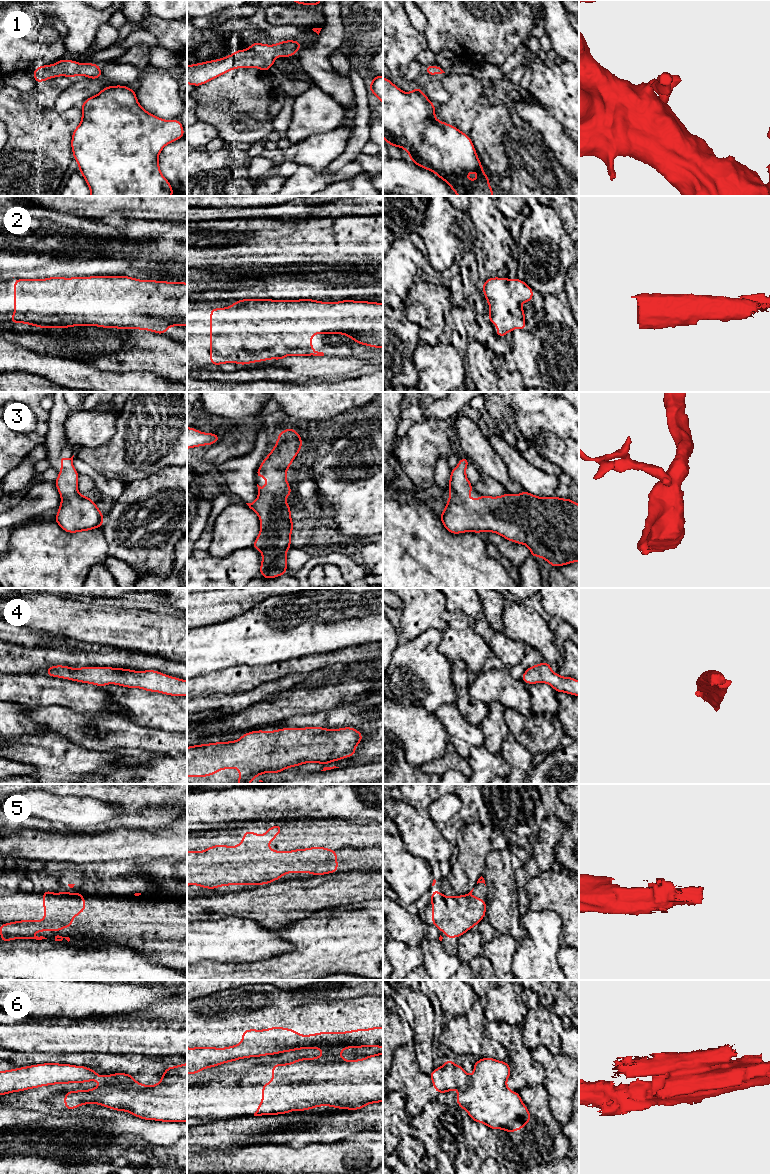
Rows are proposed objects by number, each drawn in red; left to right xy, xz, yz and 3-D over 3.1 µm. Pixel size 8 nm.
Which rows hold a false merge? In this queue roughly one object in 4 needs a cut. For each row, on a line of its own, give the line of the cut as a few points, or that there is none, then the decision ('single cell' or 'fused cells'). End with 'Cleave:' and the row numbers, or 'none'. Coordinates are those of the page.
1: no cut; single cell
2: no cut; single cell
3: no cut; single cell
4: no cut; single cell
5: no cut; single cell
6: cut in xy along (100, 1081), (110, 1080), (124, 1087), (145, 1085); fused cells
Cleave: 6

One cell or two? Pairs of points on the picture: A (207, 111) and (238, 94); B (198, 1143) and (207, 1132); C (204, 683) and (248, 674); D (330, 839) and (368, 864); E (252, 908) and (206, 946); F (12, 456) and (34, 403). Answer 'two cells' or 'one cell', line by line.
A: one cell
B: one cell
C: one cell
D: one cell
E: two cells
F: one cell

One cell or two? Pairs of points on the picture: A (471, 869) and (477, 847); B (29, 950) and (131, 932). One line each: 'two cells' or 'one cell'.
A: one cell
B: two cells

